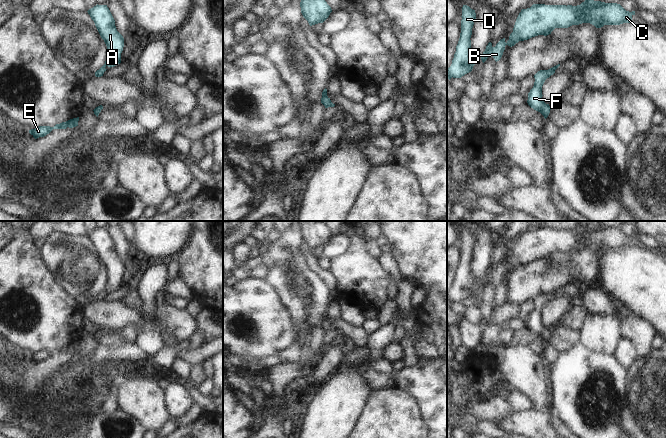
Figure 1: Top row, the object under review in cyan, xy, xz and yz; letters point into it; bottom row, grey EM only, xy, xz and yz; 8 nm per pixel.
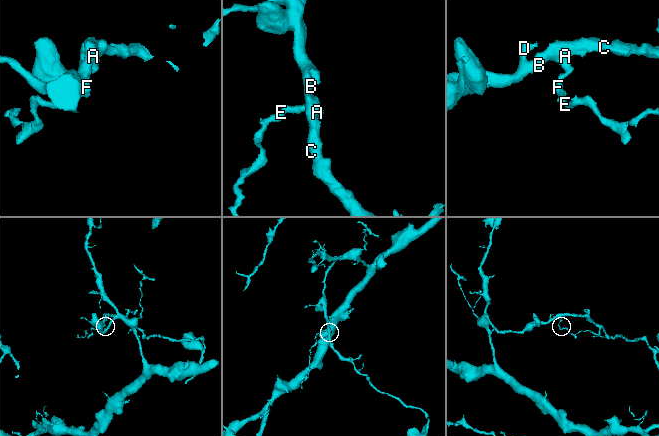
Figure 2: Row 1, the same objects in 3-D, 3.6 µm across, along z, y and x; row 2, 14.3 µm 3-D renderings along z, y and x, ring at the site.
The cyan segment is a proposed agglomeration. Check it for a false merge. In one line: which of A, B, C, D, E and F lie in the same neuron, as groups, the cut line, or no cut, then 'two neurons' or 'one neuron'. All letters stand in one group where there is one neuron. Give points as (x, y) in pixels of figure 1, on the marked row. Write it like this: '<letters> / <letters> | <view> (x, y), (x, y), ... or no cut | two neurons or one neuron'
A B C D E F | no cut | one neuron

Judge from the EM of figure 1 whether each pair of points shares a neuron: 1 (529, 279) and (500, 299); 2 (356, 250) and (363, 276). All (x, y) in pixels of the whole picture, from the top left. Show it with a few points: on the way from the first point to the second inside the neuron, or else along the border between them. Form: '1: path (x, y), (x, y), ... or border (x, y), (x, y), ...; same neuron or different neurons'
1: border (511, 271), (506, 300); different neurons
2: path (356, 256), (357, 270); same neuron

